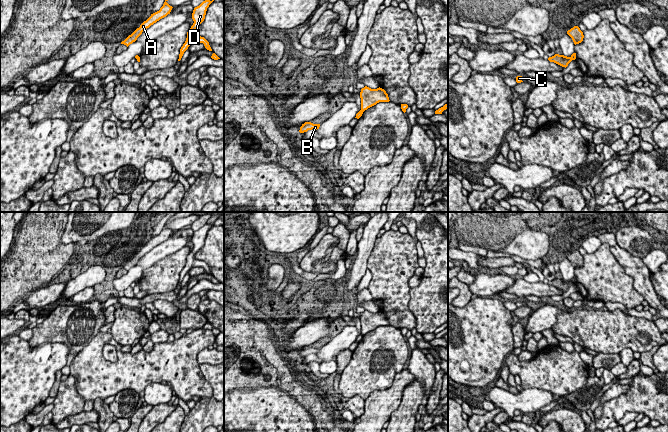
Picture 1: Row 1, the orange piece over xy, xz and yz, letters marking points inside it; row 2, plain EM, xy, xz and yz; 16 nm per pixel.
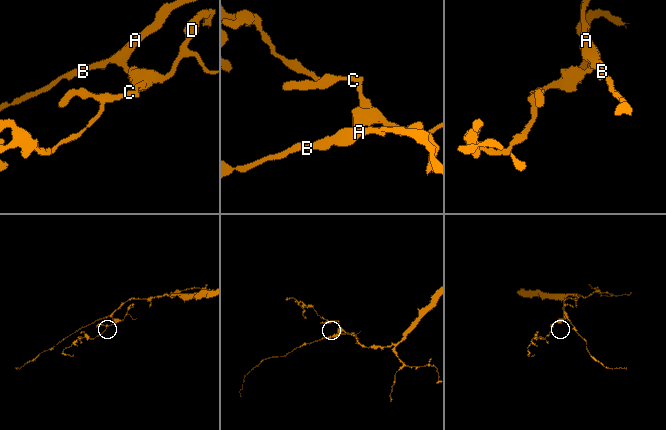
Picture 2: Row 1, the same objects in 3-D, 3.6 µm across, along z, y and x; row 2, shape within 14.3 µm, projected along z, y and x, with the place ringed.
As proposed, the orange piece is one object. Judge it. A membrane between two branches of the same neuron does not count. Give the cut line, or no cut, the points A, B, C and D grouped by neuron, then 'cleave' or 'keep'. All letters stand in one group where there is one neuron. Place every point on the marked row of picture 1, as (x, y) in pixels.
cut yz (570, 57), (572, 59); groups A B / C D; cleave

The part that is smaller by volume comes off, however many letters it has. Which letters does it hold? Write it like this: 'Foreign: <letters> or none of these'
Foreign: C, D

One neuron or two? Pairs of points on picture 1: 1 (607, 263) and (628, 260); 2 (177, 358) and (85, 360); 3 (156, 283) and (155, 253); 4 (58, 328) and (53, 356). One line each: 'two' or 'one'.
1: two
2: one
3: two
4: two

